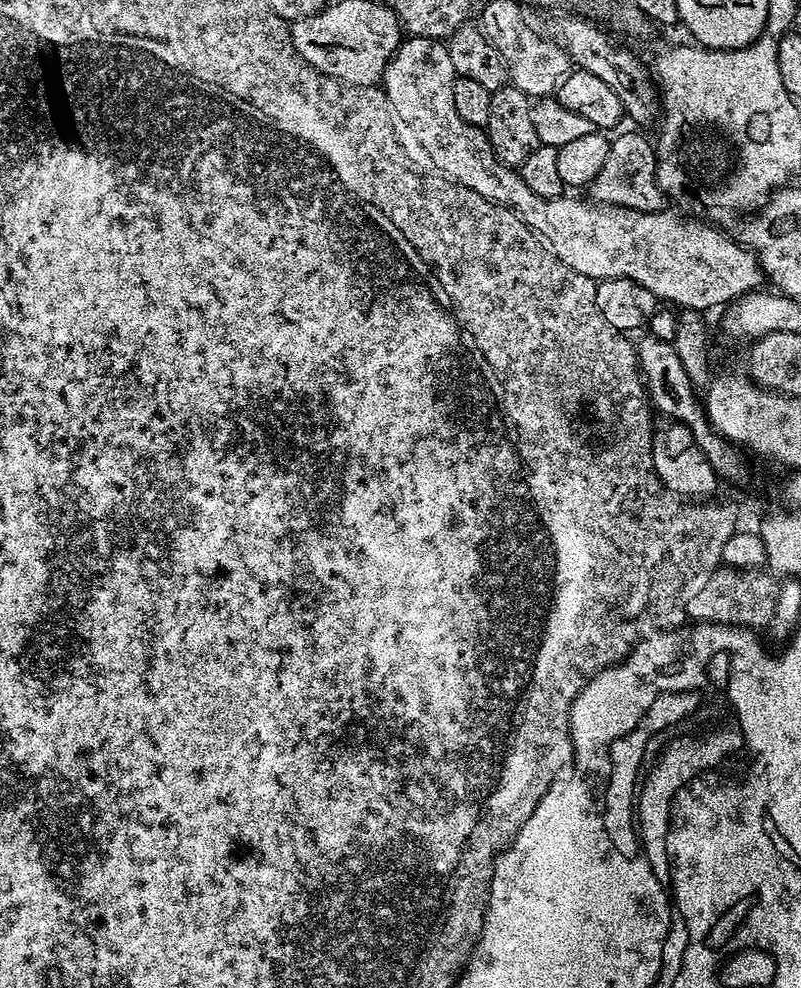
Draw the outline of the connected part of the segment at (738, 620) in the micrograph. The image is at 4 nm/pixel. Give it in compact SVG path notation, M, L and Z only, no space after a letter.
M721 566L710 576L705 586L690 598L685 615L701 623L764 628L772 618L778 592L779 581L769 571Z

